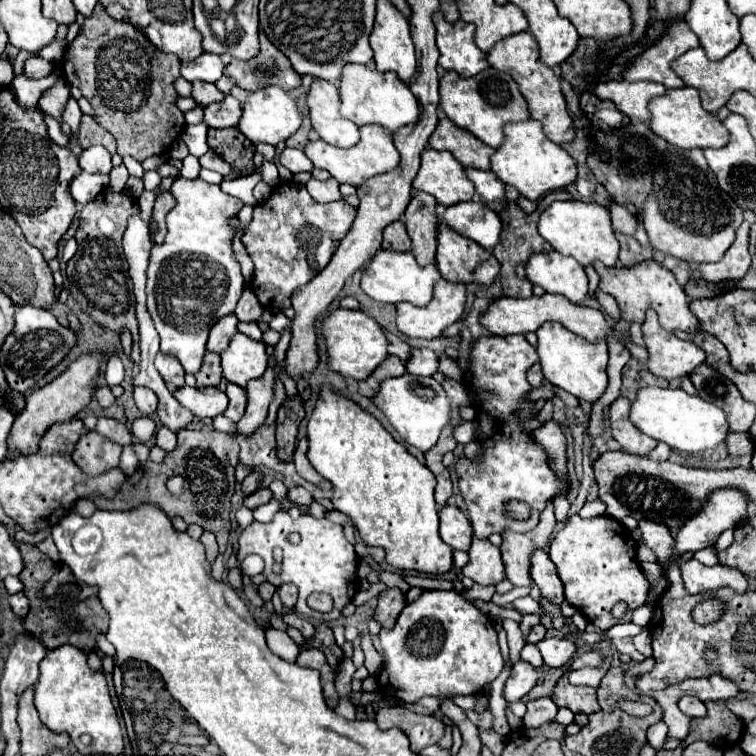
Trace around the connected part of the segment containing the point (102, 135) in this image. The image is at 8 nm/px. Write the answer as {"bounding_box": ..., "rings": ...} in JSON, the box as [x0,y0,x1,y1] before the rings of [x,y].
{"bounding_box":[78,116,116,154],"rings":[[[90,116],[81,117],[80,132],[78,132],[78,140],[82,148],[94,146],[94,144],[102,144],[110,154],[116,152],[116,140]]]}

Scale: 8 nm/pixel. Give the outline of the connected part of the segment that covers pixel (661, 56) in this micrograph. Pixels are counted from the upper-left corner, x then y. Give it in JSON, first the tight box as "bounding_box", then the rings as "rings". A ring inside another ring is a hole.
{"bounding_box":[624,20,700,88],"rings":[[[678,20],[668,26],[668,32],[660,44],[652,44],[648,52],[642,52],[632,60],[632,66],[624,72],[624,80],[648,80],[664,84],[666,88],[684,88],[682,78],[672,70],[672,60],[688,52],[692,46],[700,46],[698,36],[684,20]]]}

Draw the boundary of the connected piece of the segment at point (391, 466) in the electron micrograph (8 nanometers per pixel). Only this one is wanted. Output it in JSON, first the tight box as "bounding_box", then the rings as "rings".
{"bounding_box":[308,384,452,574],"rings":[[[322,384],[316,408],[308,422],[308,460],[326,480],[334,484],[332,504],[336,510],[348,514],[360,538],[368,546],[382,546],[388,564],[406,570],[424,570],[444,574],[452,568],[452,548],[442,542],[438,534],[438,508],[434,502],[436,480],[432,472],[420,464],[402,444],[398,444],[382,424],[360,408],[354,400],[338,394],[332,384]]]}

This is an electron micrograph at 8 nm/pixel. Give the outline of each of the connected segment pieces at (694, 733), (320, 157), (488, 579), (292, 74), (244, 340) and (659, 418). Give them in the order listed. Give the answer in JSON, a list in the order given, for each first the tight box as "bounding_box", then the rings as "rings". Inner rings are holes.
[{"bounding_box":[682,702,744,750],"rings":[[[706,702],[708,714],[704,718],[692,718],[690,734],[682,740],[682,748],[696,740],[704,740],[720,750],[736,746],[744,734],[742,720],[728,710],[726,702]]]},{"bounding_box":[304,126,400,186],"rings":[[[380,126],[360,128],[360,142],[356,146],[348,148],[348,150],[334,148],[330,144],[326,144],[324,140],[316,140],[316,142],[310,142],[304,148],[304,154],[312,160],[314,168],[326,168],[340,184],[348,182],[352,186],[360,186],[372,176],[392,172],[400,164],[400,156],[398,156],[398,150],[394,146],[394,140],[392,140],[390,132],[386,128],[380,128]]]},{"bounding_box":[462,538,506,586],"rings":[[[474,538],[468,556],[470,556],[470,562],[462,568],[462,574],[472,578],[476,584],[496,586],[506,578],[500,550],[498,546],[492,546],[488,540]]]},{"bounding_box":[226,32,300,92],"rings":[[[260,32],[260,54],[250,60],[232,60],[226,76],[236,80],[236,86],[256,92],[264,86],[280,86],[284,90],[300,88],[300,74],[292,68],[290,60]]]},{"bounding_box":[222,334,266,388],"rings":[[[236,334],[230,346],[222,352],[224,378],[240,388],[246,388],[250,380],[256,380],[266,370],[264,342],[256,342],[244,334]]]},{"bounding_box":[630,386,730,454],"rings":[[[648,386],[638,390],[638,396],[630,408],[630,420],[640,432],[660,442],[666,442],[672,450],[686,454],[714,450],[718,444],[726,440],[730,432],[728,416],[720,406],[702,400],[700,396],[690,396],[680,388],[670,390],[670,388]]]}]

